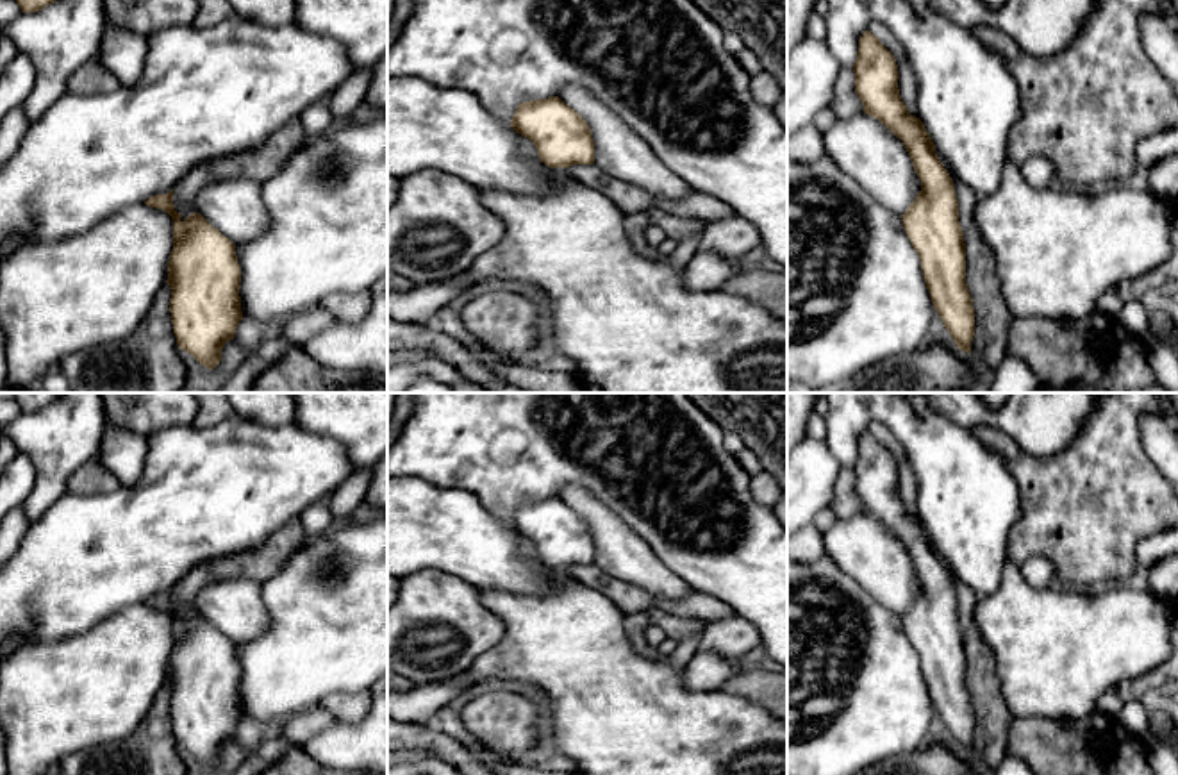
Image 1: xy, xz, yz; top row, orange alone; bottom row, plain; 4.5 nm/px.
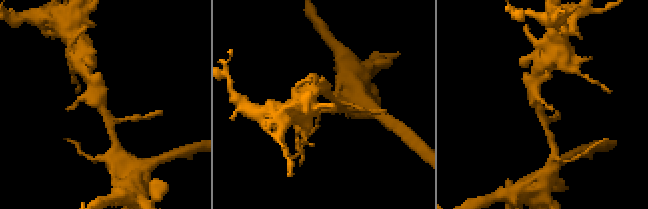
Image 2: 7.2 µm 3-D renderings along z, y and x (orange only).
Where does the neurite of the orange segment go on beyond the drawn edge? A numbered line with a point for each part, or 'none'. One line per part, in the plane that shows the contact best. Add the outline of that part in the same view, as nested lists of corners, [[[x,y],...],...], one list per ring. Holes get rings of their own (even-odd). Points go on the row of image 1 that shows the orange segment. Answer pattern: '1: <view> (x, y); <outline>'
none

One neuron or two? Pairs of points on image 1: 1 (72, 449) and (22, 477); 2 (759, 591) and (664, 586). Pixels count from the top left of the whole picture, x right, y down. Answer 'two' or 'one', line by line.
1: two
2: two

